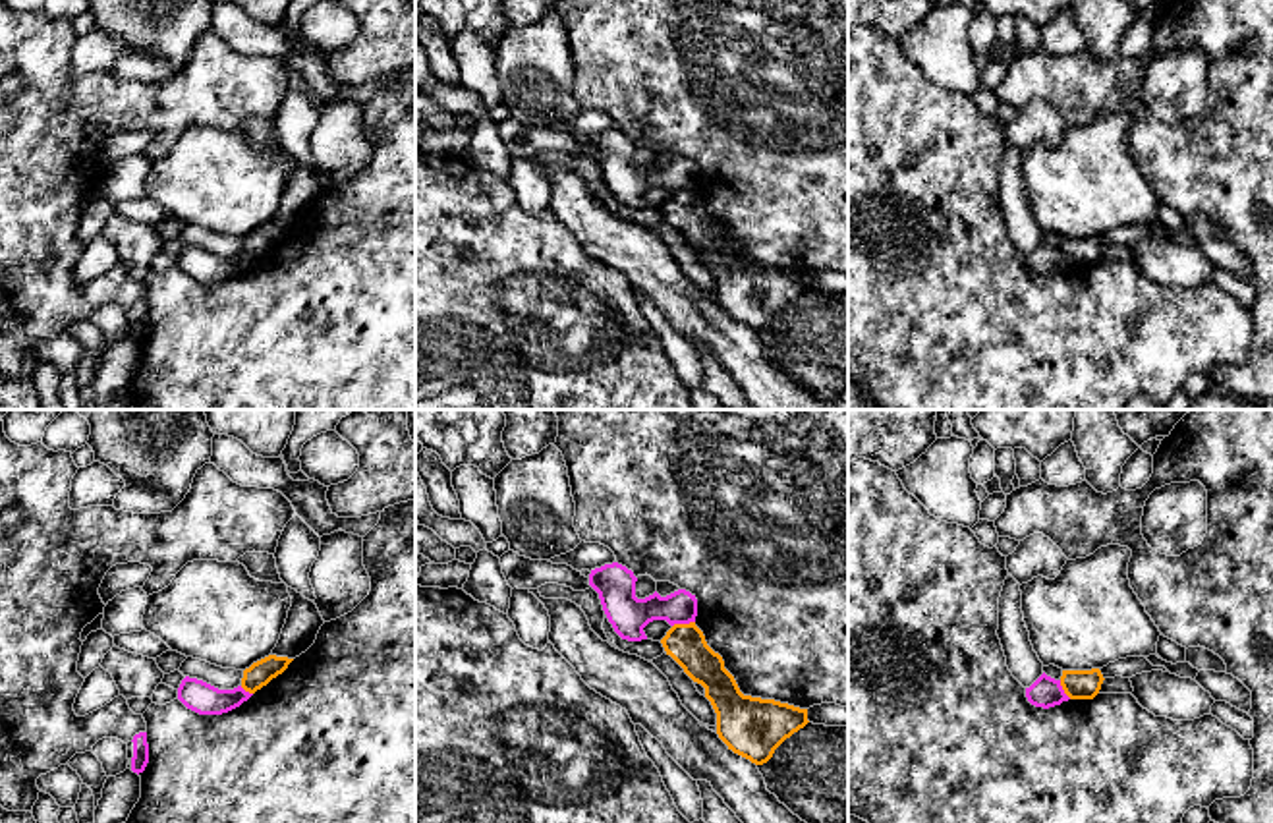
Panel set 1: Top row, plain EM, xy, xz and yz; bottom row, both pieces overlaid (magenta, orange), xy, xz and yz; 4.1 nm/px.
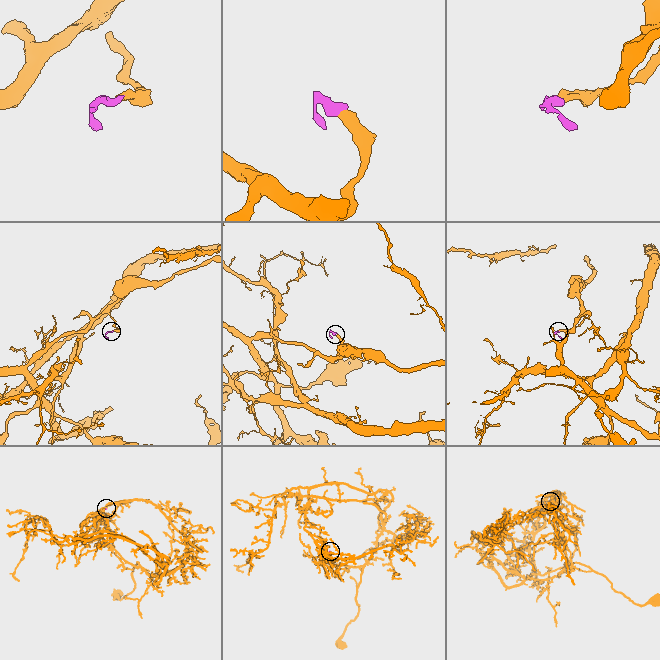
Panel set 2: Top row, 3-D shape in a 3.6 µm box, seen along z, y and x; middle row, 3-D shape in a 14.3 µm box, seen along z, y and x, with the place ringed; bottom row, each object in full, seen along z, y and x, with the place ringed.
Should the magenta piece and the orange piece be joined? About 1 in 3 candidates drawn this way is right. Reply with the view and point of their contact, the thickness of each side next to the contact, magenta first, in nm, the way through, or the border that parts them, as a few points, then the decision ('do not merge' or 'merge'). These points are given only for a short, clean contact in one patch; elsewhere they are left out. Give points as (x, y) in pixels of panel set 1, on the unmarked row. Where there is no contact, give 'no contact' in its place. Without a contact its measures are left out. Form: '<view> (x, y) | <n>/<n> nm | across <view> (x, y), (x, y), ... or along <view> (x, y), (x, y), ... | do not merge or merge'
xz (682, 190) | 160/160 nm | along xz (694, 188), (673, 194) | do not merge

